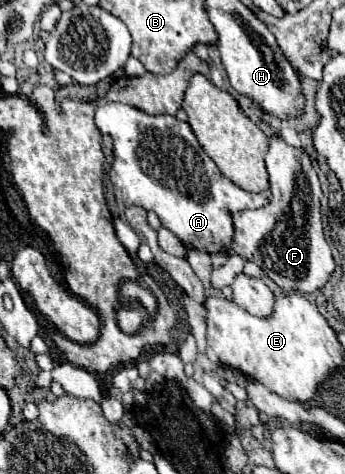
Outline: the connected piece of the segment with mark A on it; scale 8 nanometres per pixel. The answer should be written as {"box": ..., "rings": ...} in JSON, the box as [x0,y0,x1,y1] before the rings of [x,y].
{"box":[95,104,269,254],"rings":[[[103,104],[97,108],[95,124],[103,134],[109,134],[113,138],[115,162],[111,166],[109,176],[115,190],[121,194],[121,200],[127,206],[133,204],[155,212],[161,224],[169,228],[187,248],[203,250],[209,254],[229,250],[229,246],[233,244],[231,214],[241,210],[255,210],[269,202],[267,194],[245,192],[229,178],[225,178],[221,170],[215,166],[215,162],[199,146],[191,126],[187,122],[177,120],[175,116],[149,116],[127,104]]]}

